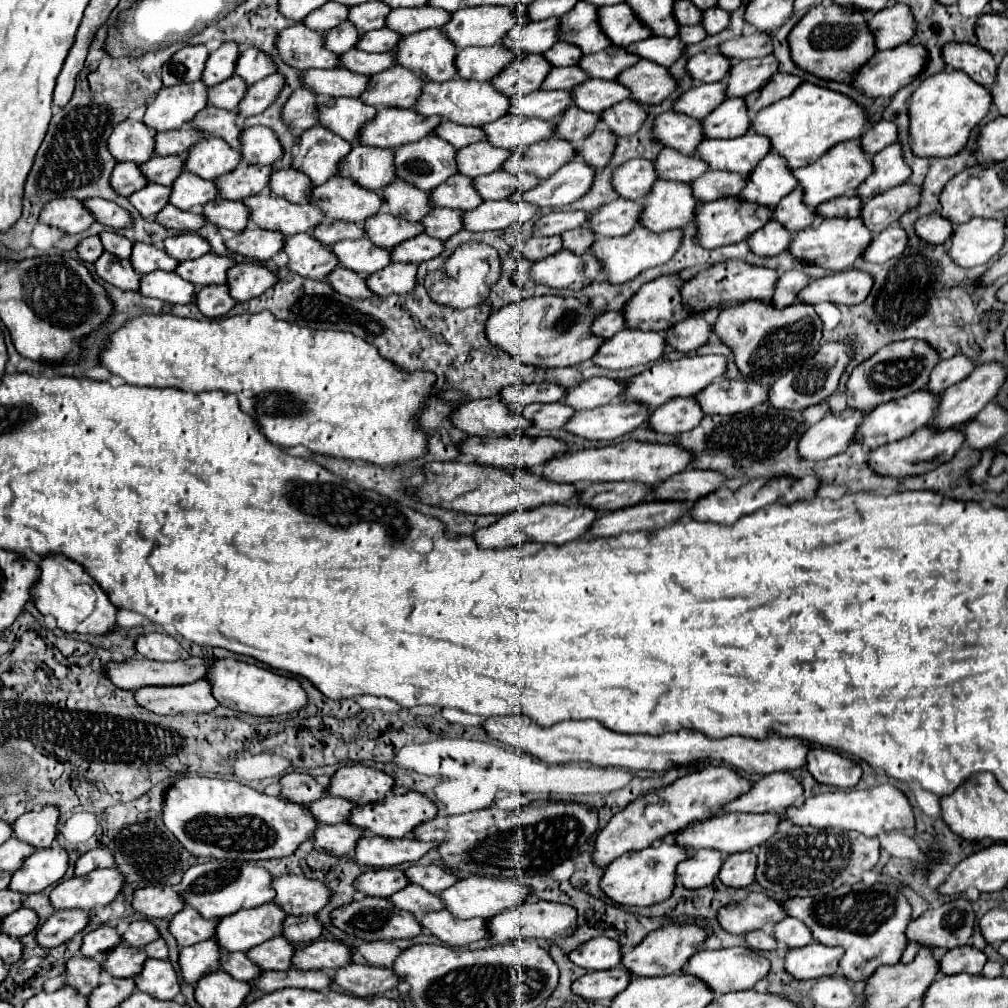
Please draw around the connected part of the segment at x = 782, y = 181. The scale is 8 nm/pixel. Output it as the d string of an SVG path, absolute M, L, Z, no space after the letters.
M768 152L748 174L746 186L740 190L738 198L770 208L796 186L798 184L794 182L792 172L786 168L786 162L782 162L776 152Z

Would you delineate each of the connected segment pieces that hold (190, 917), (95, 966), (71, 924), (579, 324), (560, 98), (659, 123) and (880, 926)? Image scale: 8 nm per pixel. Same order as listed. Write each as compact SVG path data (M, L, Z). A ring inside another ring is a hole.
M186 906L172 916L168 930L176 938L178 946L192 946L202 940L208 940L210 928L214 928L214 924L218 924L218 920L202 920L202 916L194 912L194 908Z
M76 956L70 958L66 964L66 986L72 986L78 990L78 994L88 996L100 978L100 964L92 958L84 958L84 956Z
M54 912L44 924L42 930L36 930L36 944L40 948L54 948L68 942L76 932L88 924L88 912Z
M536 296L512 302L492 312L484 326L486 338L502 352L536 368L556 368L574 366L594 356L598 344L602 344L602 338L590 332L594 316L596 316L594 310L588 308L586 304L580 304L578 298Z
M562 90L554 92L530 92L510 98L510 110L508 114L522 116L522 118L542 118L542 120L554 120L558 118L566 108L570 106L570 94Z
M672 110L654 118L652 138L664 148L672 148L686 156L694 154L694 148L704 140L702 126L698 120Z
M858 882L814 898L788 898L782 906L788 916L802 920L810 928L816 942L844 946L846 952L840 958L840 972L852 982L870 978L878 966L896 964L908 944L904 932L912 920L912 908L904 894L888 884L878 882L866 886Z

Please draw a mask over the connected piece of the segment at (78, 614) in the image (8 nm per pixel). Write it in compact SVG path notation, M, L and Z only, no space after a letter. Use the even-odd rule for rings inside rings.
M44 556L40 560L42 576L34 586L34 604L46 616L54 616L56 624L64 632L76 634L92 634L104 636L116 632L116 614L118 608L110 602L106 592L98 586L94 578L90 578L84 568L64 556Z

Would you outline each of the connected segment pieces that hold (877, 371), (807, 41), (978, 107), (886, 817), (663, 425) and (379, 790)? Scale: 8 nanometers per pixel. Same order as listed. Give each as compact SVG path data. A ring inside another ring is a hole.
M922 340L892 342L852 370L852 374L846 382L848 406L854 408L854 410L870 412L878 404L902 398L902 396L912 394L916 390L924 390L926 380L928 380L928 376L934 368L934 364L938 364L938 362L940 362L938 354Z
M818 4L810 8L808 14L788 34L788 46L790 58L800 70L834 82L850 82L858 68L862 68L862 64L866 64L876 52L874 36L868 30L864 12L836 4Z
M944 70L924 78L908 98L908 132L912 152L922 158L954 156L954 152L968 142L970 130L988 114L990 104L990 92L984 86L974 84L974 80L970 80L964 72Z
M884 784L868 790L836 790L806 798L802 806L786 808L784 816L786 822L796 826L814 826L814 828L842 828L854 830L864 836L878 836L890 830L904 830L914 826L912 806L908 798L894 786Z
M674 398L656 408L646 426L658 434L682 434L692 430L702 420L702 410L694 398Z
M352 764L342 766L332 774L326 794L346 798L352 804L372 804L374 800L382 800L384 794L392 790L392 784L394 780L384 772Z

